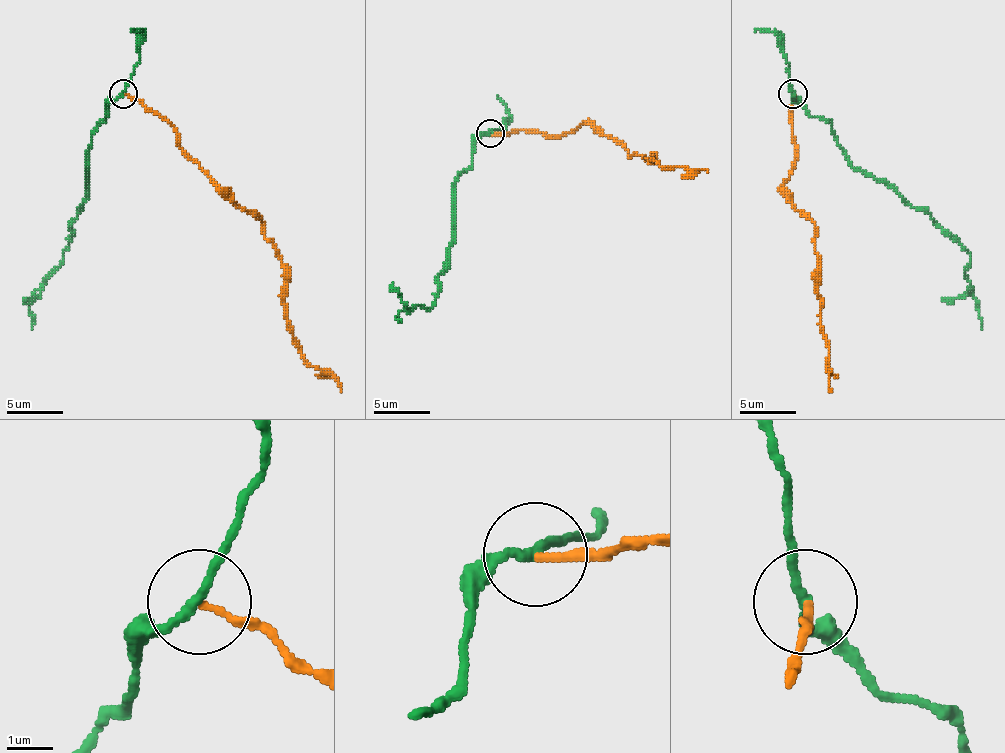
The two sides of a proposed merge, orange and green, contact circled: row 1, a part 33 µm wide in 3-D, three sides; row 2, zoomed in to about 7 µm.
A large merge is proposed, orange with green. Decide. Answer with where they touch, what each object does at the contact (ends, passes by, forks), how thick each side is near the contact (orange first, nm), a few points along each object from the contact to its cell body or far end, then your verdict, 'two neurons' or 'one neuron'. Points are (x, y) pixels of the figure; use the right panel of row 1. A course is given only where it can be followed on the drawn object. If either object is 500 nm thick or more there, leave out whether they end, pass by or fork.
place (793, 93); orange ends; green passes by; calibres 160 and 190 nm; course orange (792, 94), (789, 111), (795, 165), (783, 193), (809, 219), (814, 236), (820, 318), (831, 392); course green (792, 94), (812, 117), (823, 117), (831, 125), (848, 162), (885, 179), (970, 256), (965, 278), (982, 329); two neurons

